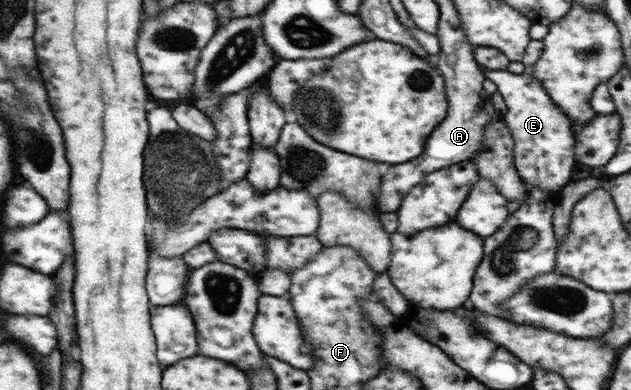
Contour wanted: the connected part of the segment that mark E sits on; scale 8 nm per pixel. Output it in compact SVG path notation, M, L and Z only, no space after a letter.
M506 69L482 71L486 78L495 83L507 104L503 119L513 137L514 163L519 177L529 186L559 193L570 182L573 167L578 165L575 161L575 132L569 117L554 105L545 87L533 79L529 69L521 75L513 75Z

